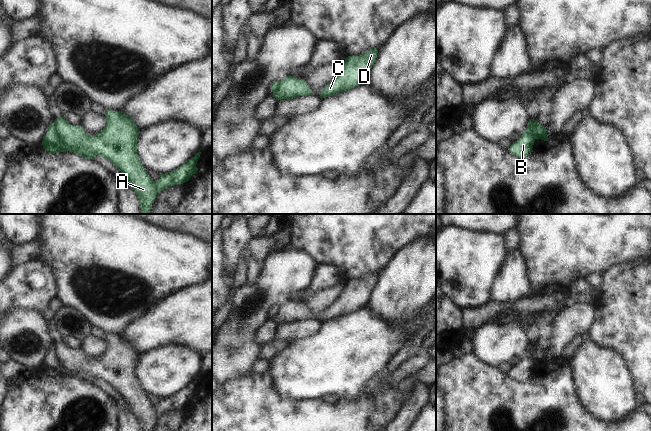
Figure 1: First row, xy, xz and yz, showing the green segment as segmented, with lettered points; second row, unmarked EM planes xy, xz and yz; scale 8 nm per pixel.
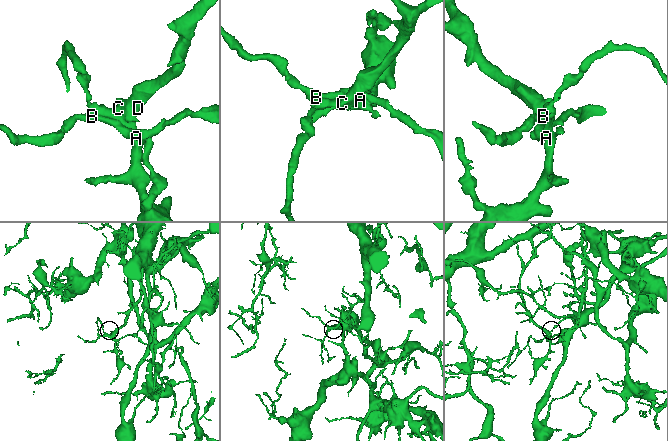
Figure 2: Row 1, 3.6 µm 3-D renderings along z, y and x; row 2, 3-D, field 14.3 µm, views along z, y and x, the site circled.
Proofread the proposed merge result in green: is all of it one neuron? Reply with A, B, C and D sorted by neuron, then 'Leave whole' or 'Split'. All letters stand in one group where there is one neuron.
Groups: A C D / B. Split.

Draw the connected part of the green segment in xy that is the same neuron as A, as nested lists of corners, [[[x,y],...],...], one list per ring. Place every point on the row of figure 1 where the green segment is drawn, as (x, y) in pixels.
[[[107,110],[106,127],[96,135],[86,133],[81,125],[71,125],[65,118],[55,119],[55,131],[65,147],[78,146],[108,159],[131,184],[139,198],[141,214],[149,214],[157,193],[153,179],[143,167],[137,153],[140,130],[131,118],[121,111]]]

